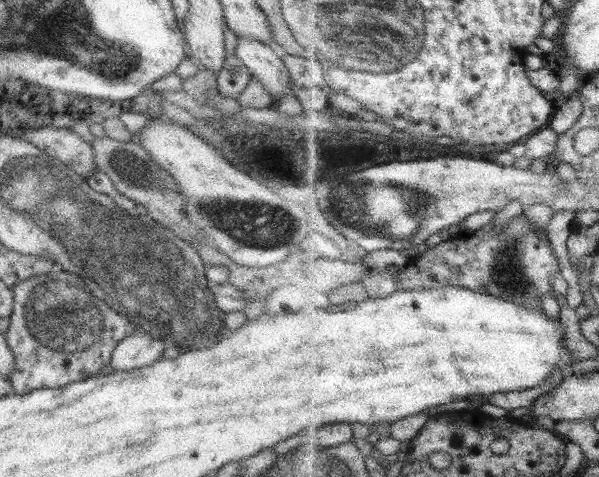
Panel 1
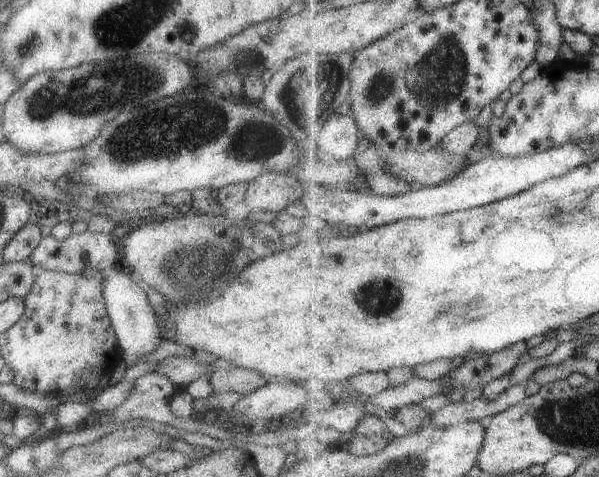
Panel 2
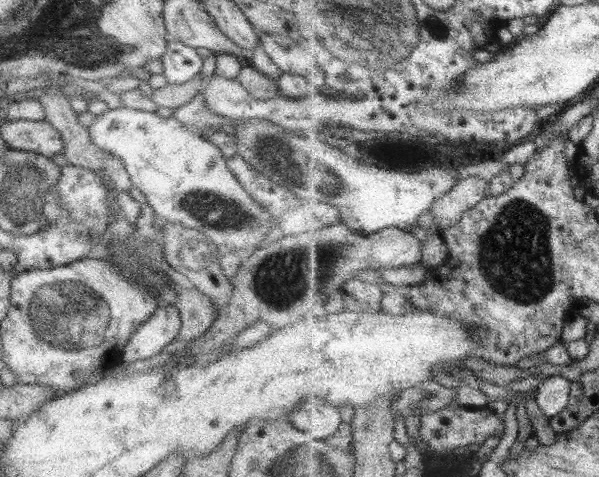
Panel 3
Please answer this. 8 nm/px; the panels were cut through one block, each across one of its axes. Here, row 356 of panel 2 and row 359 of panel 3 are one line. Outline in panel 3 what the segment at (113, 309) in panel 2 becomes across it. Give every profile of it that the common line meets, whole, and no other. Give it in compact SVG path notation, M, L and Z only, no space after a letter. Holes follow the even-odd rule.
M172 304L158 305L149 318L131 333L126 340L122 353L118 356L121 362L130 363L134 360L146 359L159 354L163 346L172 342L180 327L180 312Z

